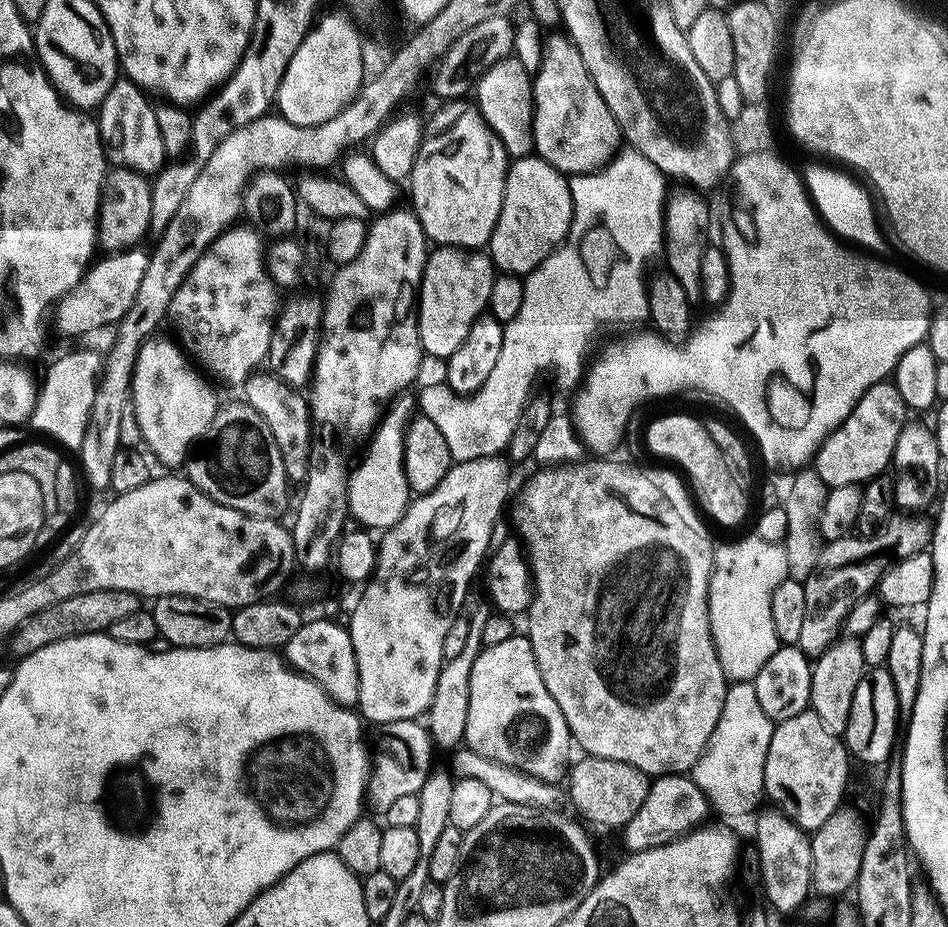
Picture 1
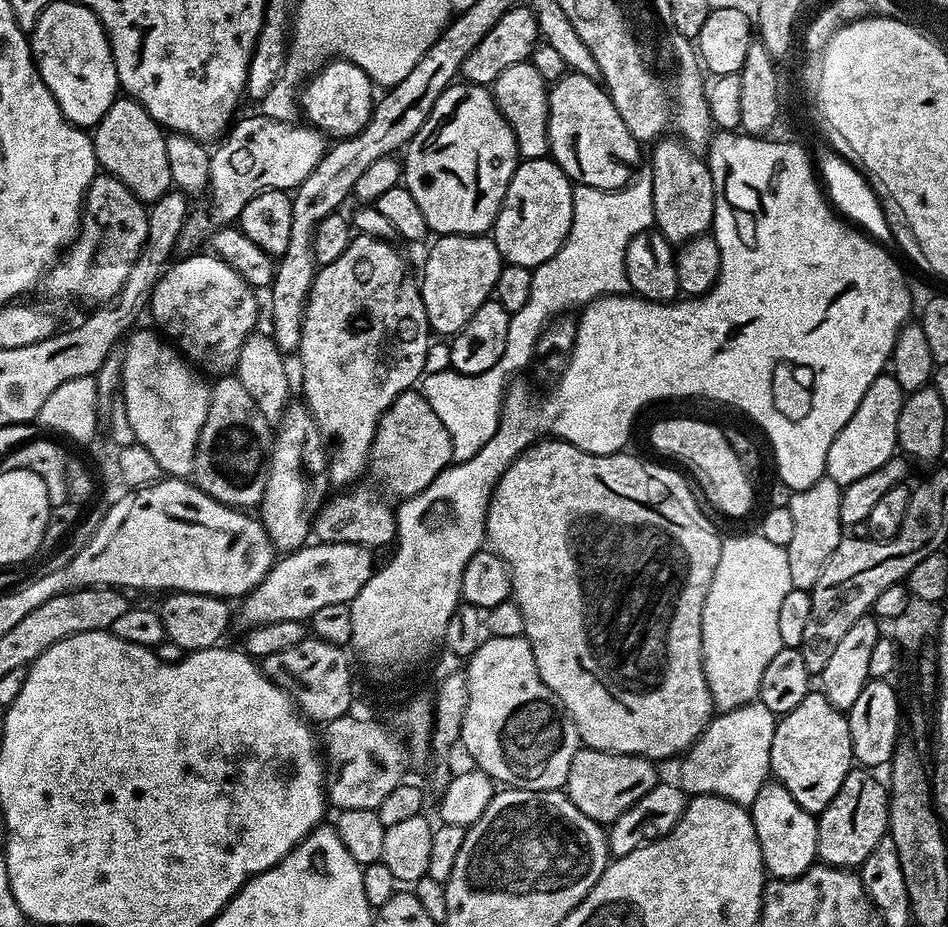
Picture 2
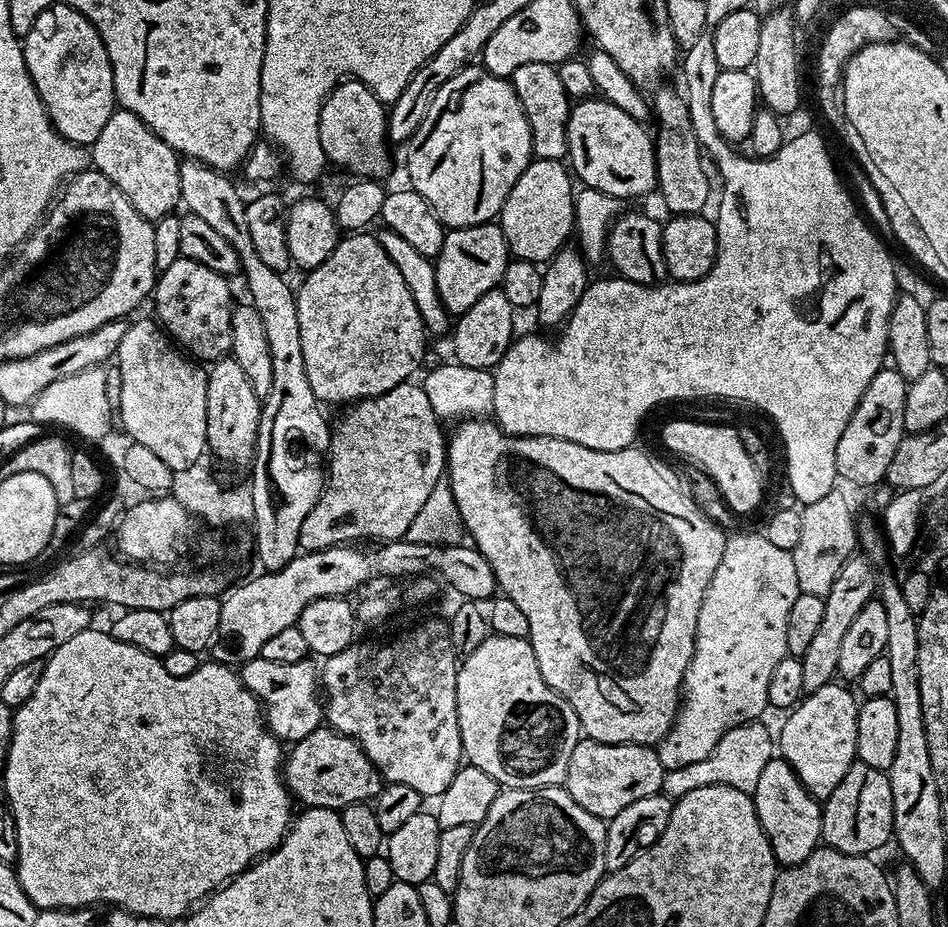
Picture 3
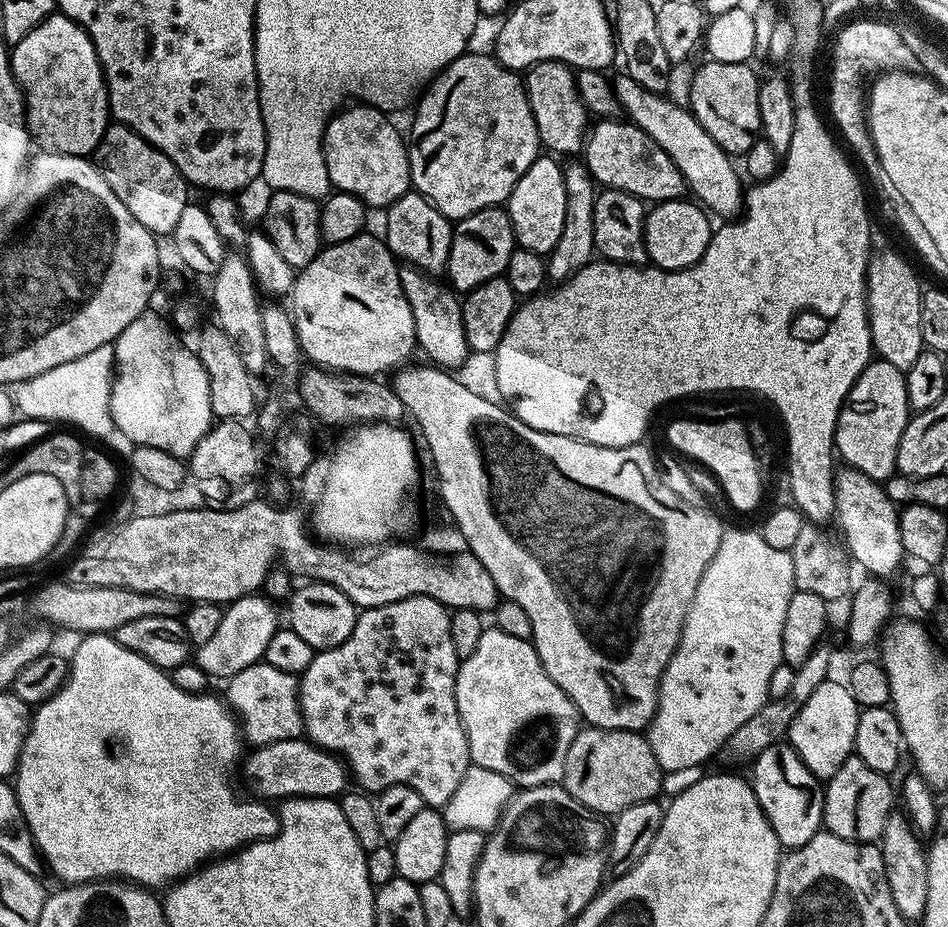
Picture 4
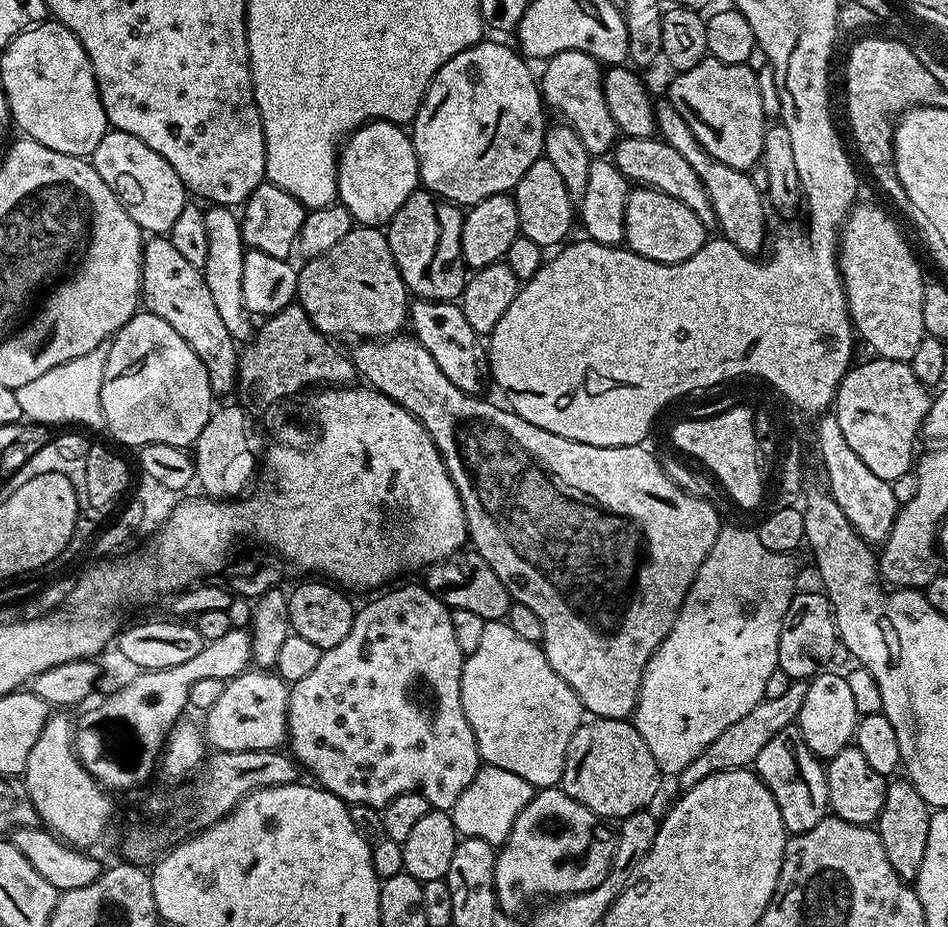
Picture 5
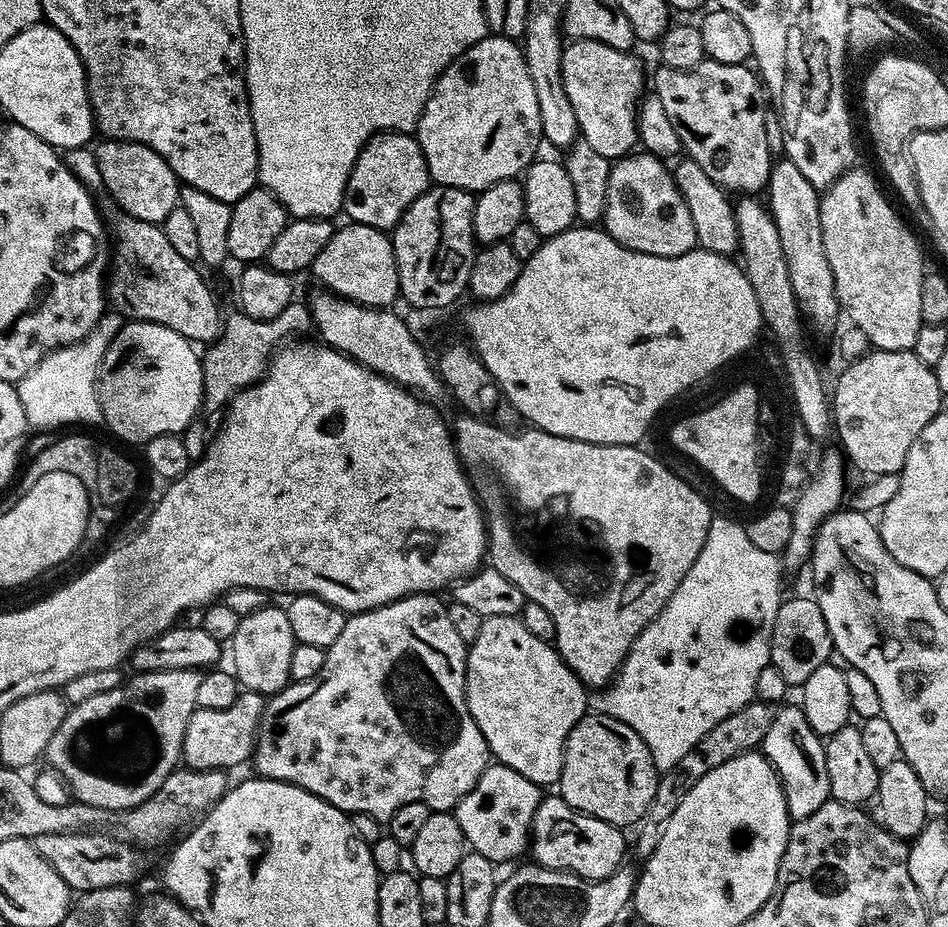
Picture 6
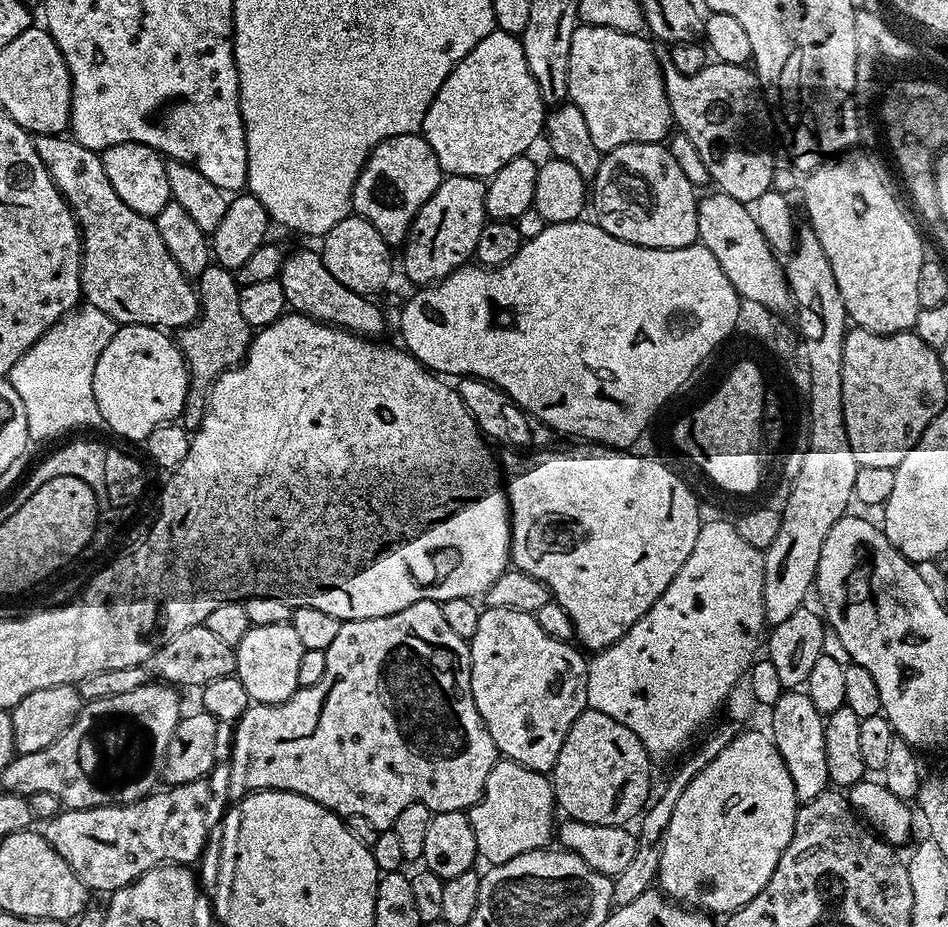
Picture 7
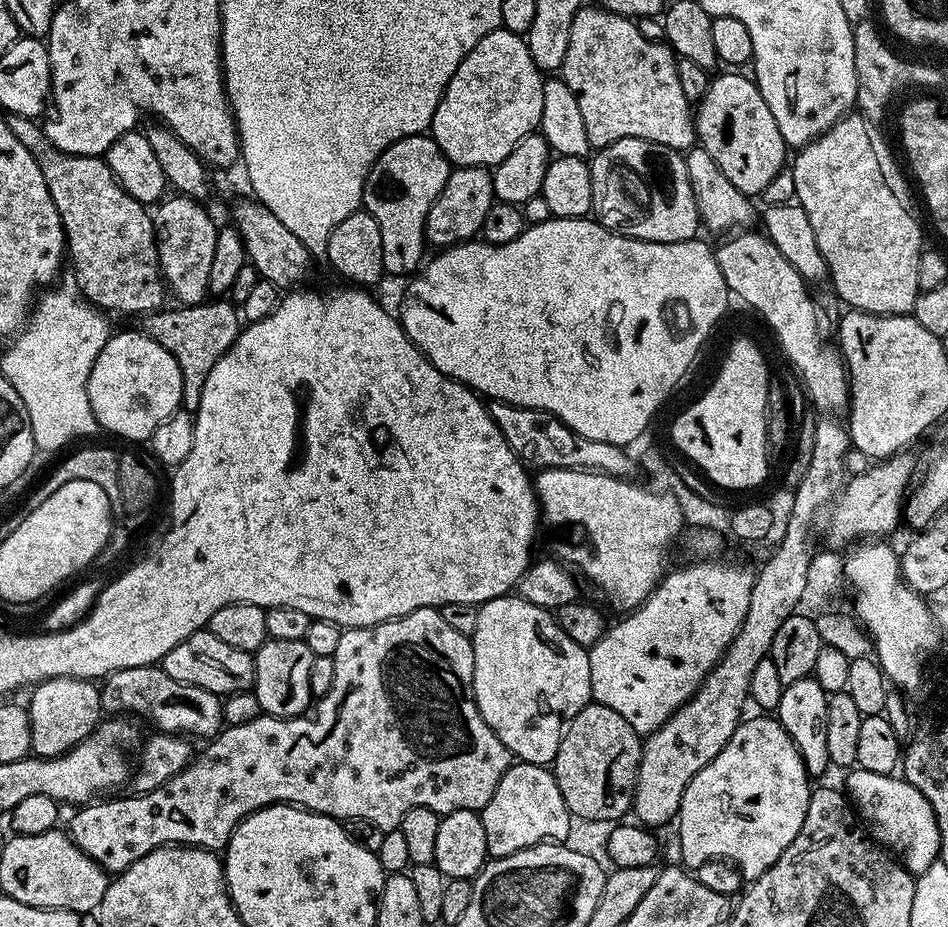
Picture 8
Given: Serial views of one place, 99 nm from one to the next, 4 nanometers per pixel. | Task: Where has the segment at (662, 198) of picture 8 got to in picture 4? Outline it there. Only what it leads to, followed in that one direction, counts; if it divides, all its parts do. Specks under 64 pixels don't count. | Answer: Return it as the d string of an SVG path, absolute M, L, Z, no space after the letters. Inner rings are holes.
M688 198L653 203L644 218L644 245L648 260L665 272L676 272L697 264L712 241L714 224L708 218L709 213L699 203Z

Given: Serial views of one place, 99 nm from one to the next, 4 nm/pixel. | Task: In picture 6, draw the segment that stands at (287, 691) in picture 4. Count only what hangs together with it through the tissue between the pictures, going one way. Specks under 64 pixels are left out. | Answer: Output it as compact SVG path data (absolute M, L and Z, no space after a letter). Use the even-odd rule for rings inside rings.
M244 690L234 706L226 706L226 710L197 708L186 722L183 763L194 770L233 770L239 764L247 765L256 750L256 731L260 729L265 703L260 693Z

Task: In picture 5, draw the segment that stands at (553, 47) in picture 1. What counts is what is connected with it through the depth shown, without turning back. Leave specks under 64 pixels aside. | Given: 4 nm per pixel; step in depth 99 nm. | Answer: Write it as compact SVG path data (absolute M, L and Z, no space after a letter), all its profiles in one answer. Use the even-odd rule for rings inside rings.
M624 136L617 139L614 145L614 162L620 173L633 185L656 188L662 194L678 198L678 202L682 202L690 210L694 210L694 214L698 214L698 222L702 222L705 229L712 230L717 227L714 206L711 205L698 174L664 139L651 136L646 138Z

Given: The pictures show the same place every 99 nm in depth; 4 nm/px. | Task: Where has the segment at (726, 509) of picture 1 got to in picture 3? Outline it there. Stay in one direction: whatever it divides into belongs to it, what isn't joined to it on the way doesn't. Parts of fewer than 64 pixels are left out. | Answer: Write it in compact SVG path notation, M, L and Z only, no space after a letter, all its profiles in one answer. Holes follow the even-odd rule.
M672 420L664 428L664 444L676 456L697 464L716 483L720 496L736 512L752 512L764 496L757 461L746 452L735 427L703 424L700 420Z

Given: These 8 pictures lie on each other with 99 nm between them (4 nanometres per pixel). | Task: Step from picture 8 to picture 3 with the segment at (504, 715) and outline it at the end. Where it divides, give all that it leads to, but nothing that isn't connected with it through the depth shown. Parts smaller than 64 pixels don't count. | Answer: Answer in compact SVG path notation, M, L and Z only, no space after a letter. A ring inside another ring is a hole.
M489 634L469 656L463 657L462 663L456 669L456 693L458 694L458 726L462 736L462 746L467 763L478 770L486 770L490 778L494 778L497 784L504 788L551 788L564 784L564 779L570 766L570 754L574 754L574 746L582 738L582 729L570 702L562 698L542 678L542 670L538 670L538 658L534 658L534 650L527 640L522 638L506 638Z

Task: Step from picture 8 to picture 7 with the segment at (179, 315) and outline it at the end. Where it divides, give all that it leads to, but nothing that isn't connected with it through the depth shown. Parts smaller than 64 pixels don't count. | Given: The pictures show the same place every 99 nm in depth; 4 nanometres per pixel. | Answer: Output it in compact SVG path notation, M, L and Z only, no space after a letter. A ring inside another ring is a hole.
M215 262L209 263L208 269L198 277L200 314L193 324L179 329L180 353L184 356L184 365L188 367L188 393L178 420L189 434L197 432L202 426L213 382L225 370L241 363L252 344L254 329L248 325L246 318L242 318L242 310L238 306L240 289L233 269Z

